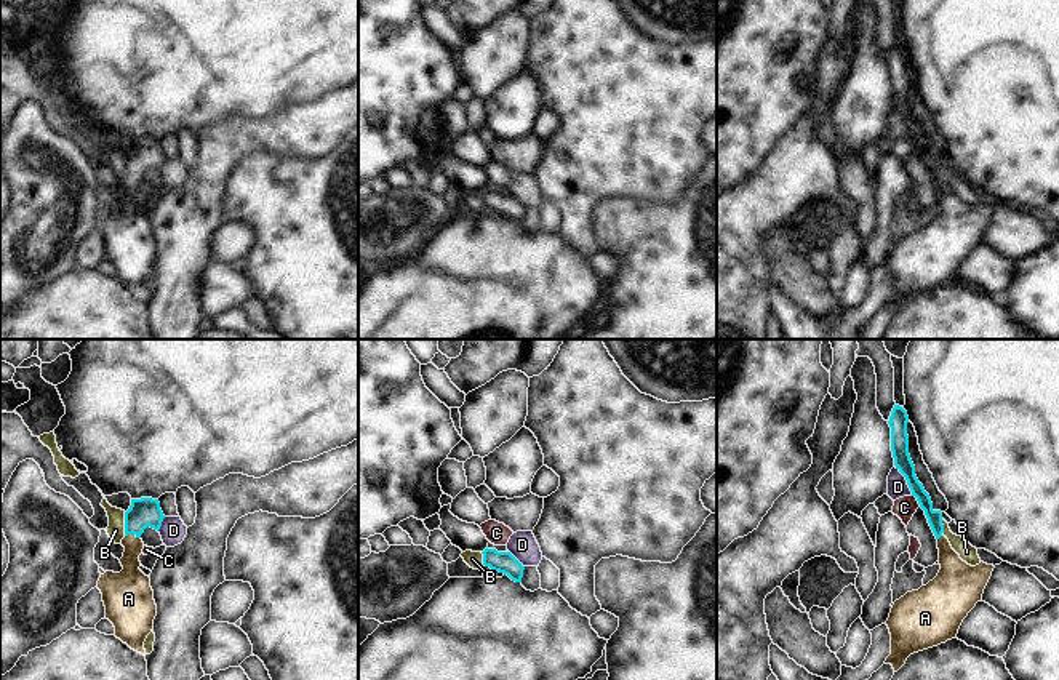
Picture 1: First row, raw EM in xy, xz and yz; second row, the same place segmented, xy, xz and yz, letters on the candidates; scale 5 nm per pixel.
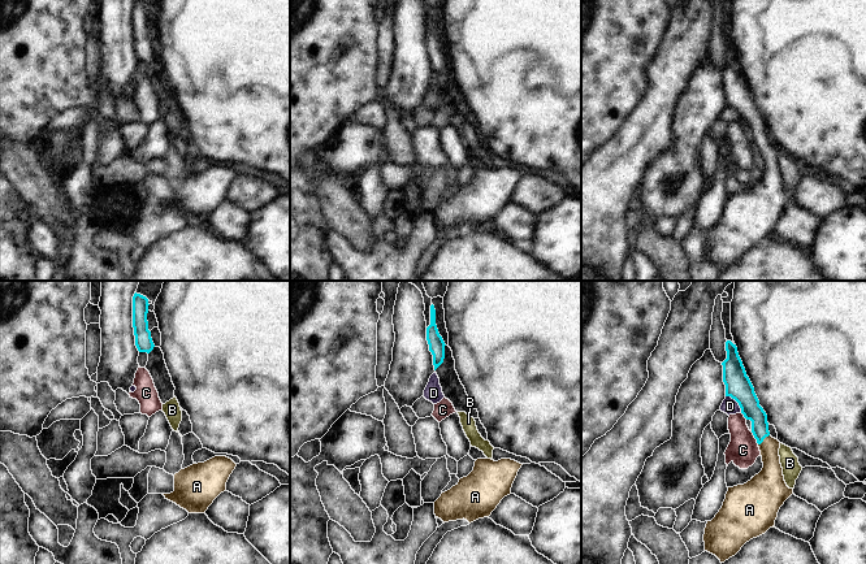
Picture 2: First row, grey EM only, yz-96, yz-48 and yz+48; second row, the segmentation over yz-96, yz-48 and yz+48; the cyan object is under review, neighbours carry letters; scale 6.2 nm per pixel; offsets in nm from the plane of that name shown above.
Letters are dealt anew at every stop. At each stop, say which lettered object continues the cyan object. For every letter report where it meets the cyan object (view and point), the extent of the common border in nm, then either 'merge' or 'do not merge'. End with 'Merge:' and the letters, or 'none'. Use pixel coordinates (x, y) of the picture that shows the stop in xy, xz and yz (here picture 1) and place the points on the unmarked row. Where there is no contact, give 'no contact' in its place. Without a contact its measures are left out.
A: contact xy (133, 175); length 80 nm; merge
B: contact xy (125, 165); length 120 nm; do not merge
C: contact yz (917, 141); length 80 nm; do not merge
D: contact yz (906, 120); length 180 nm; do not merge
Merge: A

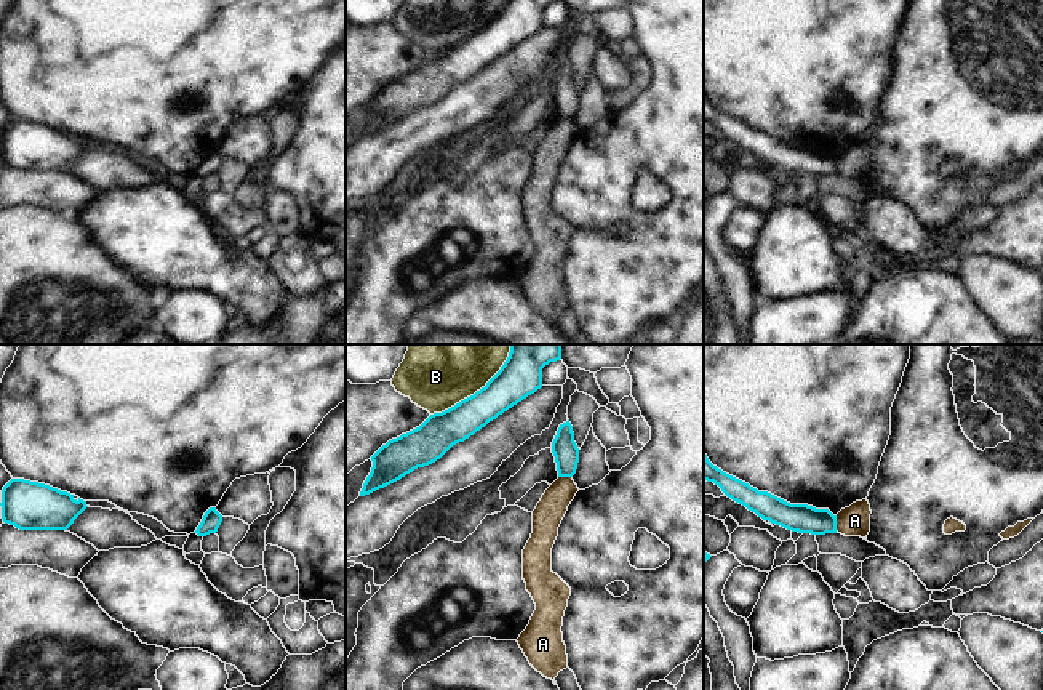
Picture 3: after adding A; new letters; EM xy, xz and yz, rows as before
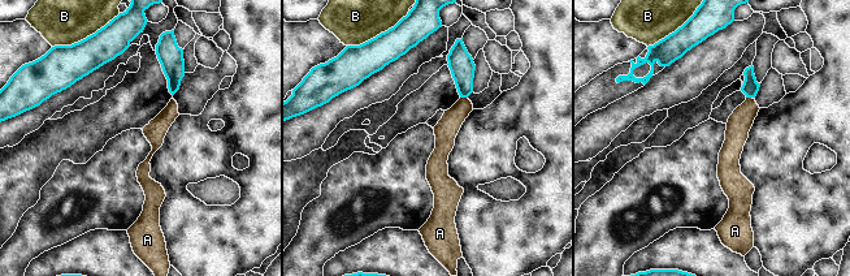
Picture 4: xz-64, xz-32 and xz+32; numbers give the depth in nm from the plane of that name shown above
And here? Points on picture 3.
A: contact yz (835, 165); length 80 nm; do not merge
B: contact xz (471, 37); length 480 nm; do not merge
Merge: none

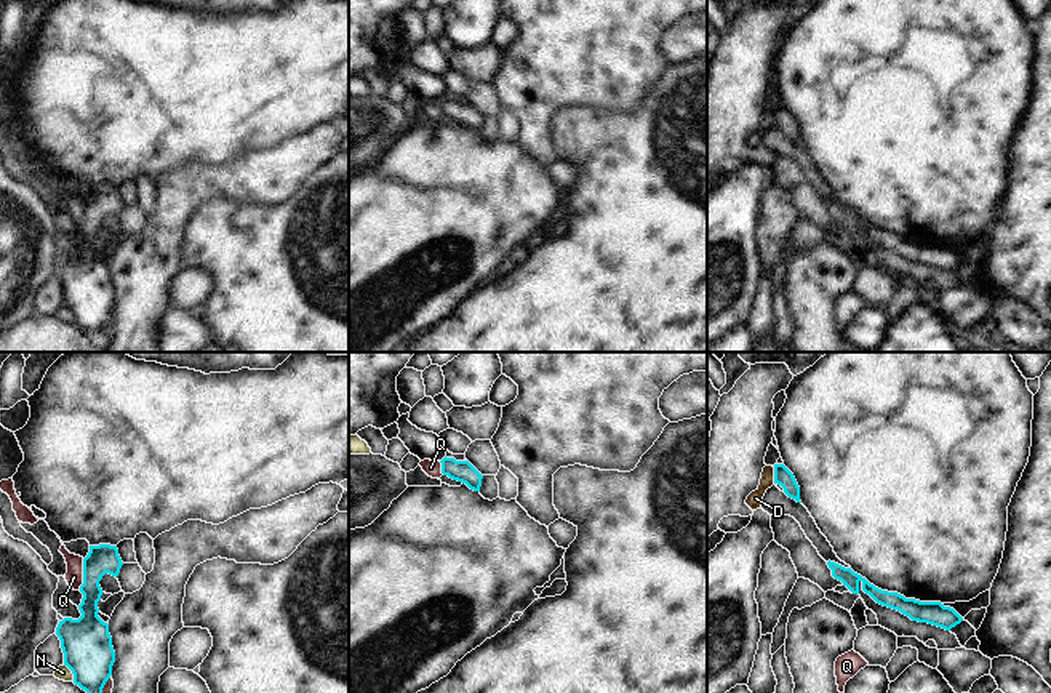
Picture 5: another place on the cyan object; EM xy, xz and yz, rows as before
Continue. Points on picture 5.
D: contact yz (775, 117); length 80 nm; do not merge
N: contact xy (72, 314); length 110 nm; do not merge
Q: contact xy (83, 216); length 160 nm; do not merge
Merge: none

